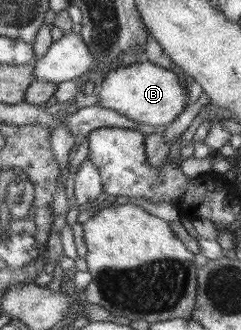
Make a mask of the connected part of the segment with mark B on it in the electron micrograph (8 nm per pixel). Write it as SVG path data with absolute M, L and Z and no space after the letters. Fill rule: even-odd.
M141 60L128 66L116 67L103 77L103 81L97 86L96 94L100 96L100 103L96 104L106 109L113 109L118 113L124 114L137 123L146 125L169 125L183 113L185 108L190 104L188 93L180 85L177 75L171 69L157 67L147 60Z

